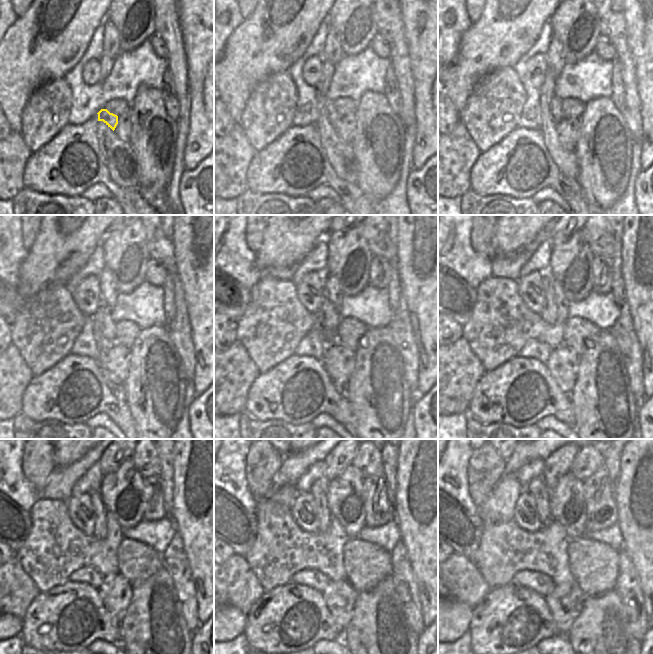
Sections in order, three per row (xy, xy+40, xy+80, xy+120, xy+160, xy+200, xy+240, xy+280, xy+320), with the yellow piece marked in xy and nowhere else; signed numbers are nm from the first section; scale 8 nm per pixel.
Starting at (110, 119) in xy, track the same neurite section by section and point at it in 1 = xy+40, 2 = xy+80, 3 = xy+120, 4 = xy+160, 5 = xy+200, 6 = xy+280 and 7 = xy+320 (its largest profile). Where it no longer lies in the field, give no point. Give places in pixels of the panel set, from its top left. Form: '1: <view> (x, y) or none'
1: xy+40 (334, 118)
2: xy+80 (556, 105)
3: xy+120 (108, 325)
4: xy+160 (328, 319)
5: xy+200 (549, 313)
6: xy+280 (318, 489)
7: xy+320 (538, 488)

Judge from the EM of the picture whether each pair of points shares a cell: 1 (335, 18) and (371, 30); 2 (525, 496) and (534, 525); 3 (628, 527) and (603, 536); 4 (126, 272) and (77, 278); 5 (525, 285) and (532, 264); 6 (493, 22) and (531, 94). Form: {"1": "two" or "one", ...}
{"1": "one", "2": "one", "3": "two", "4": "two", "5": "two", "6": "two"}

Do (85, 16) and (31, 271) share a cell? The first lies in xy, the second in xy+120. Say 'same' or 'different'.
same

